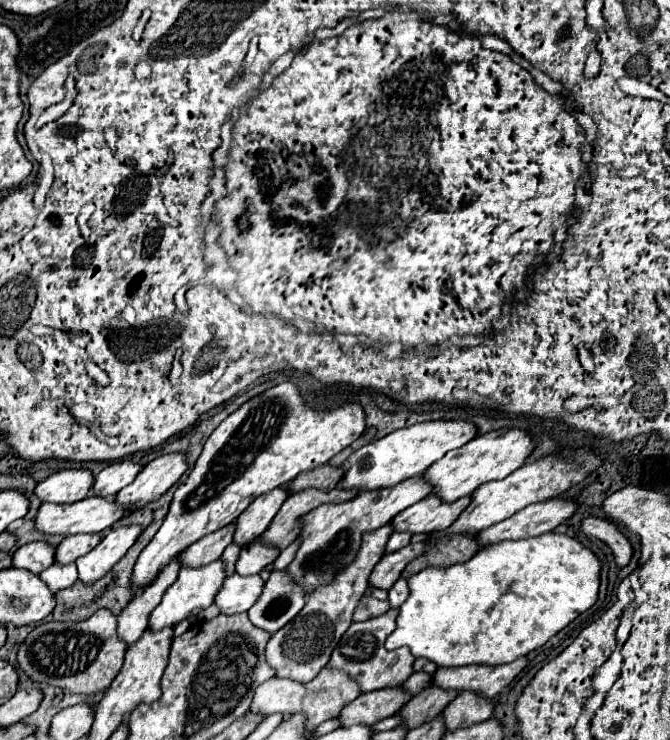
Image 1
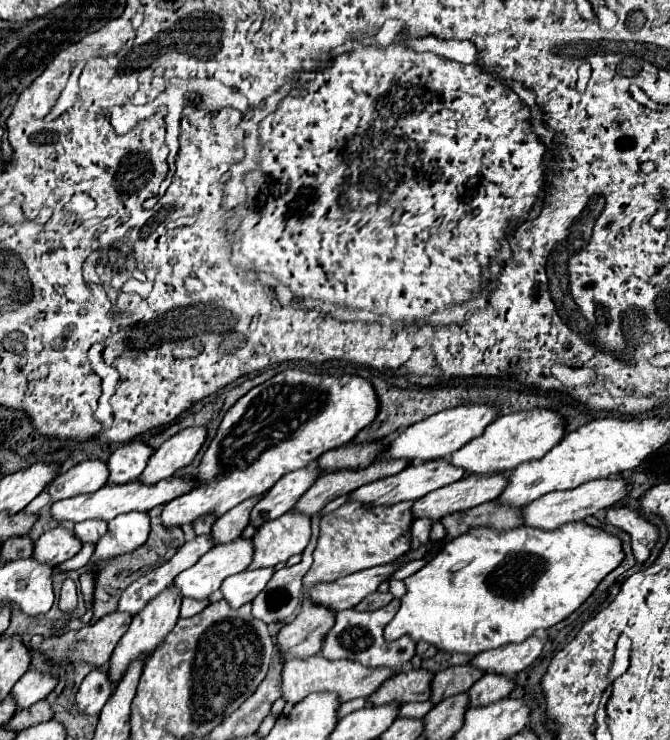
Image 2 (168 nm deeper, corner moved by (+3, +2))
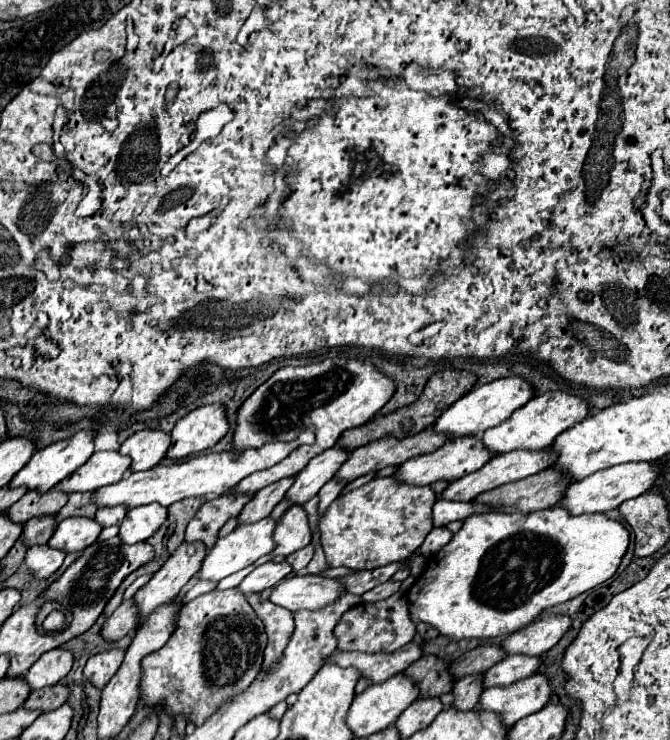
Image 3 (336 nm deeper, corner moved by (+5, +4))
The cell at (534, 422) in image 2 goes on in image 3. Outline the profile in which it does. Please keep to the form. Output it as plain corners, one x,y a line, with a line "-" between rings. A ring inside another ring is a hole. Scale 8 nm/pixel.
552,390
552,392
546,392
546,394
540,394
540,396
532,398
524,408
516,410
508,420
504,420
504,424
484,432
482,440
484,440
486,448
496,452
496,454
504,454
504,452
518,450
518,448
544,450
554,442
554,438
560,432
572,428
574,424
588,418
590,414
592,414
590,404
586,400
582,400
574,394
566,394
562,390

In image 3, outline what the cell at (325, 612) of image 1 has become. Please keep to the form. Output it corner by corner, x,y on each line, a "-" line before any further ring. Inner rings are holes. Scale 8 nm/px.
374,478
372,482
338,496
318,520
320,542
330,566
374,570
412,556
434,528
432,506
436,498
430,486
404,486
400,480

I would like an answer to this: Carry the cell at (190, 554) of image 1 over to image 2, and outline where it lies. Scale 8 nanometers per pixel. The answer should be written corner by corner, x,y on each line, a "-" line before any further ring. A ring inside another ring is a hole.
250,498
242,504
238,504
236,508
232,508
230,512
226,512
224,516
220,516
214,522
212,532
210,532
210,536
214,538
214,544
228,544
228,542
236,540
240,536
240,532
248,526
248,514
258,500
260,498

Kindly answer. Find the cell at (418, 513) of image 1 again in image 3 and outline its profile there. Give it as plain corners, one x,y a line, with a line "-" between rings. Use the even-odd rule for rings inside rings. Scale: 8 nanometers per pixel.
544,448
540,452
508,452
508,456
494,456
480,470
468,474
464,478
458,478
458,480
450,482
450,486
444,490
442,498
444,500
470,502
470,500
474,500
482,492
488,492
492,488
498,488
498,486
514,482
514,480
522,480
522,478
526,478
530,474
538,474
540,470
546,470
548,464
552,464
552,456
548,456
548,448

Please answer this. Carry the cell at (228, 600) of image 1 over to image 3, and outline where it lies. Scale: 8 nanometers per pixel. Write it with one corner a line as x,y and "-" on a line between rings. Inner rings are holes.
284,560
280,564
276,562
266,562
258,568
254,568
238,586
242,594
252,594
252,592
264,592
264,588
274,586
282,578
286,578
292,572
292,566

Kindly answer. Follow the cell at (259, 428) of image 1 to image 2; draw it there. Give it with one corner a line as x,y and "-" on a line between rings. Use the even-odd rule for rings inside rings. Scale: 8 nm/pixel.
284,370
276,374
268,382
252,388
224,414
216,436
206,448
198,472
194,474
196,486
190,492
178,496
178,500
170,500
164,506
162,524
166,528
182,528
208,514
220,518
240,502
264,494
284,474
304,468
310,462
318,460
324,452
348,444
362,428
366,428
376,418
376,412
378,400
374,388
360,376
320,376
308,374
304,370

